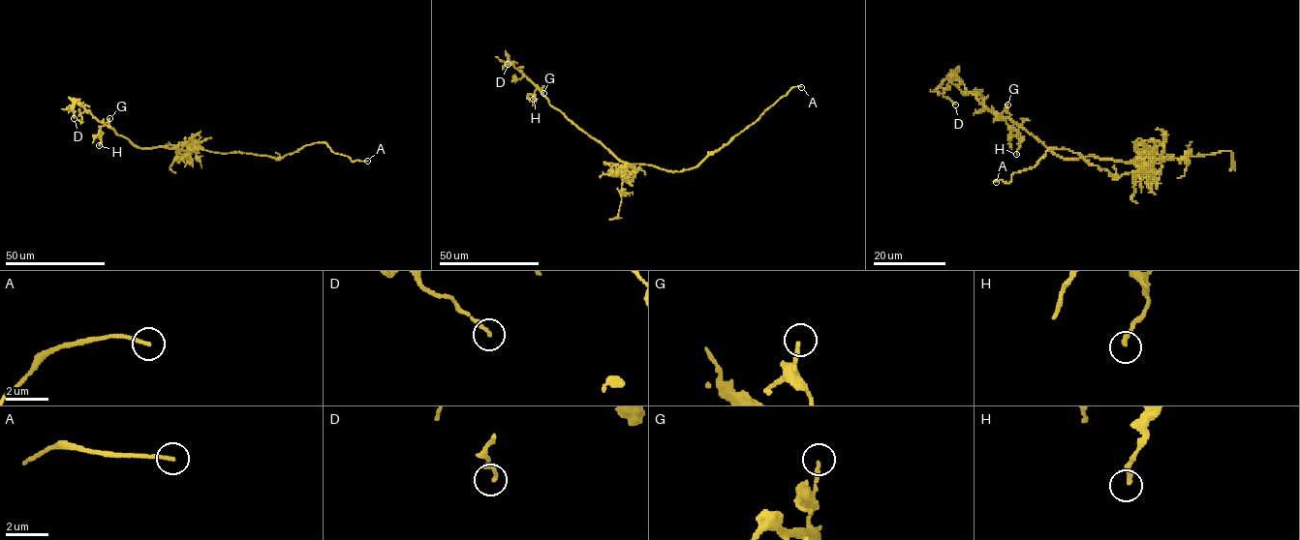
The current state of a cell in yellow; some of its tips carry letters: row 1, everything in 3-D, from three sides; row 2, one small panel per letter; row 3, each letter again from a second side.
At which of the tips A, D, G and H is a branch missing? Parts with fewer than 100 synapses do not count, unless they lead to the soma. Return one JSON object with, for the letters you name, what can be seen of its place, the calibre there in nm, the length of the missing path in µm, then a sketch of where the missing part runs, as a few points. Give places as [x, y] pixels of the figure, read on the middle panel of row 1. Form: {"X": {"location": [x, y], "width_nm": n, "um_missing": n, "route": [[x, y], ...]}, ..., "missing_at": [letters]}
{"A": {"location": [801, 87], "width_nm": 160, "um_missing": 15, "route": [[801, 87], [815, 103]]}, "missing_at": ["A"]}

